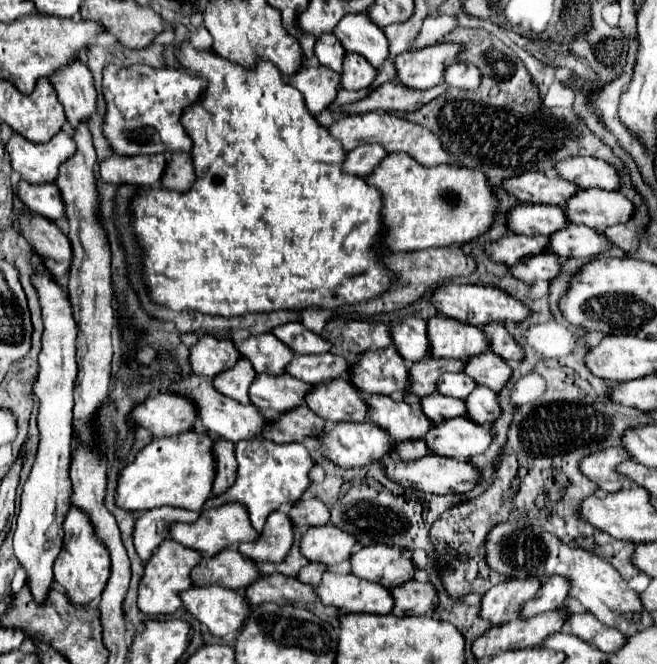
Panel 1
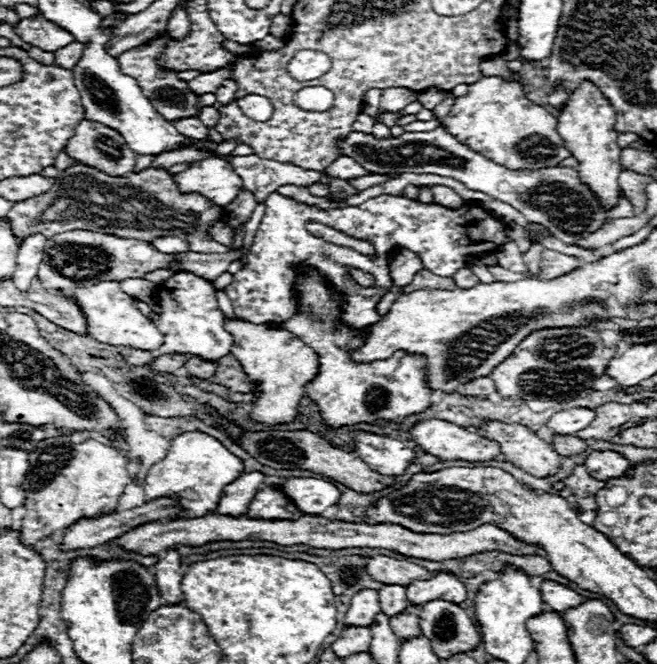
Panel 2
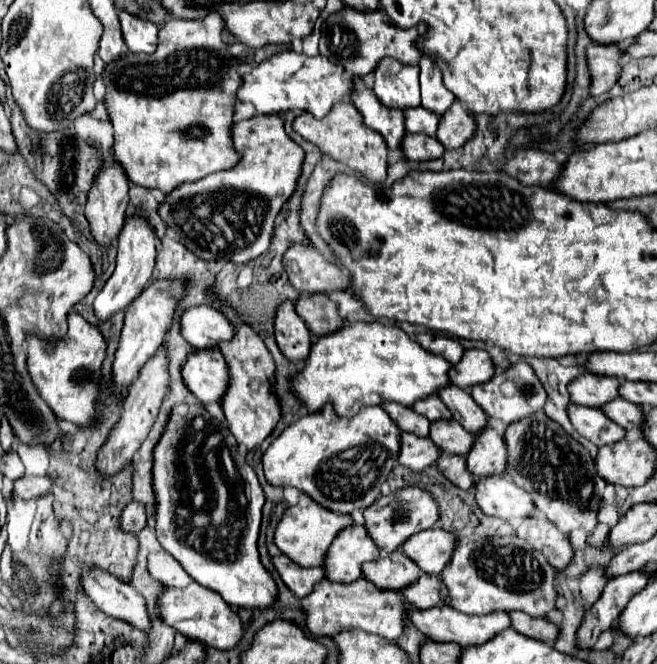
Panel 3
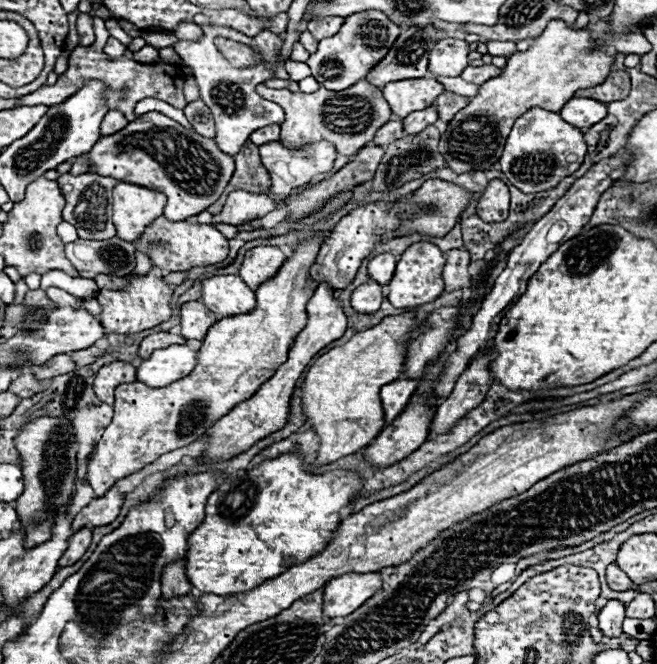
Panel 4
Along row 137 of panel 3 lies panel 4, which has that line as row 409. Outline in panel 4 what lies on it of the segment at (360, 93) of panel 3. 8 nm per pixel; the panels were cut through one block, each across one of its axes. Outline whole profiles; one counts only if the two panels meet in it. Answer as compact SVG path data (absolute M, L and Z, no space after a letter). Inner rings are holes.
M394 380L382 386L380 400L382 400L386 424L392 424L392 420L408 406L416 390L418 390L418 382L412 382L412 380Z

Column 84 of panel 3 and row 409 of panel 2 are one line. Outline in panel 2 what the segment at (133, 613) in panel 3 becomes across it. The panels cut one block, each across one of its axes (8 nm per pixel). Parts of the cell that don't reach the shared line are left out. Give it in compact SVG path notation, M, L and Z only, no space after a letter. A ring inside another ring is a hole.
M592 408L562 410L562 412L556 412L556 414L550 418L548 428L552 428L554 434L570 436L570 434L586 428L586 426L594 420L594 414L596 414L596 410L592 410Z

